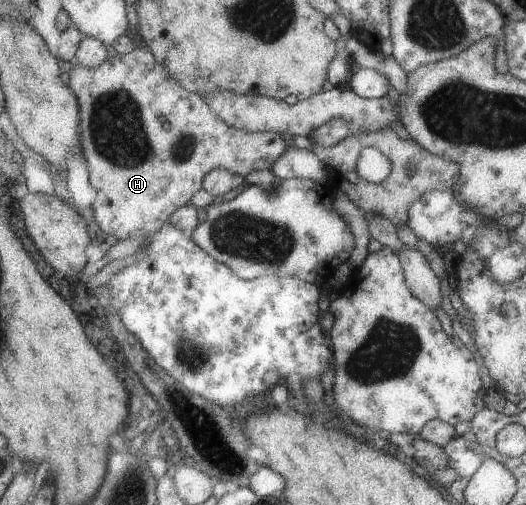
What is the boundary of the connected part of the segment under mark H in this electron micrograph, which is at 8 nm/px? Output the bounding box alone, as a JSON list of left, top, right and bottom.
[68,46,291,238]

